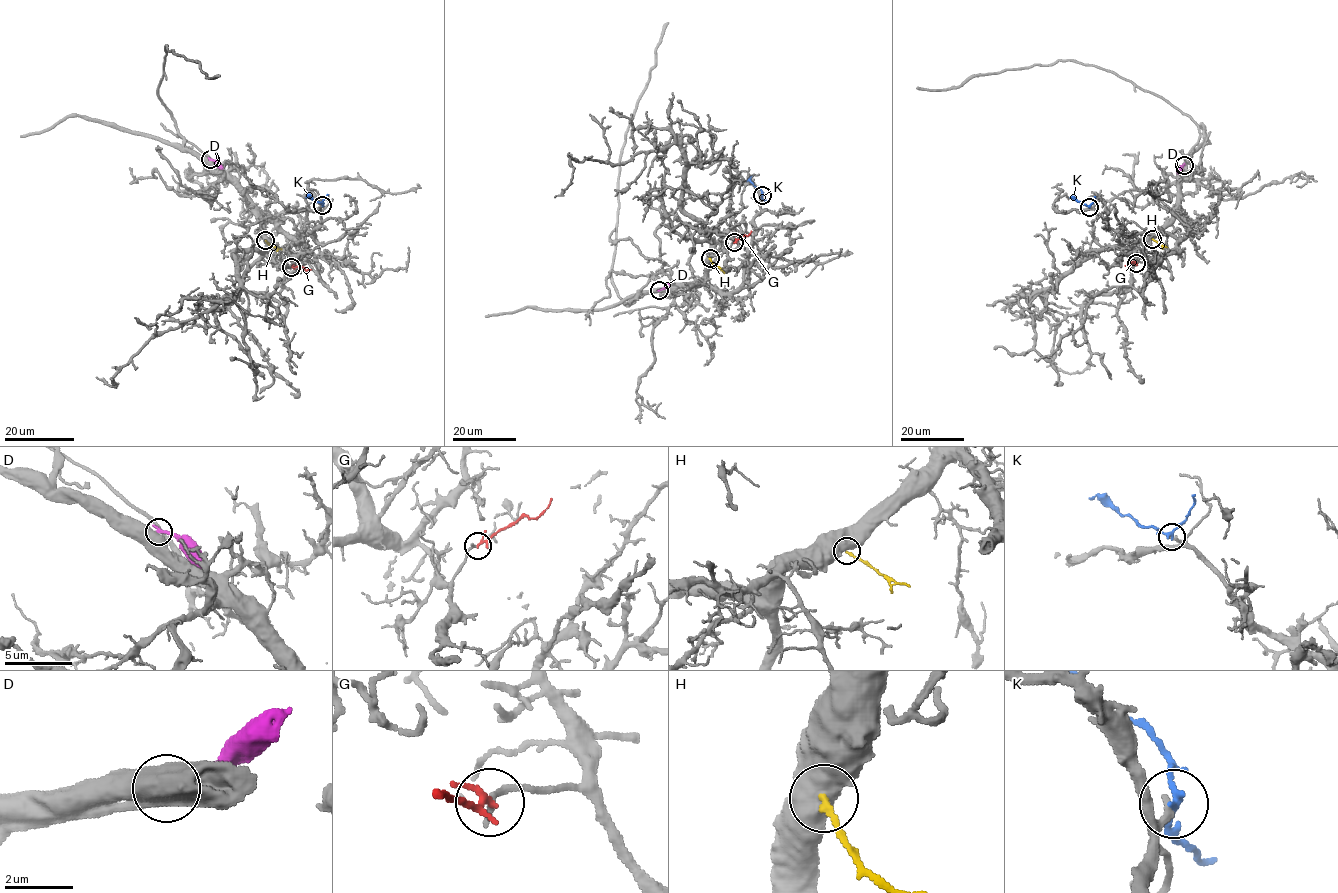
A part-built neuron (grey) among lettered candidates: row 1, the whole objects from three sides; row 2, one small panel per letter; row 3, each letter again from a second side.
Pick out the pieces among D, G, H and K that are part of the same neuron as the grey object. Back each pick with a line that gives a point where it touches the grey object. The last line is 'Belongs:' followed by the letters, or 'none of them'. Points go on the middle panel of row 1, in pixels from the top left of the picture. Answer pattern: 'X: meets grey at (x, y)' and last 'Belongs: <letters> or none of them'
G: meets grey at (734, 242)
Belongs: G

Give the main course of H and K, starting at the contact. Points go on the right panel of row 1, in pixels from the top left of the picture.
H: (1152, 238), (1167, 247)
K: (1089, 206), (1070, 198)

